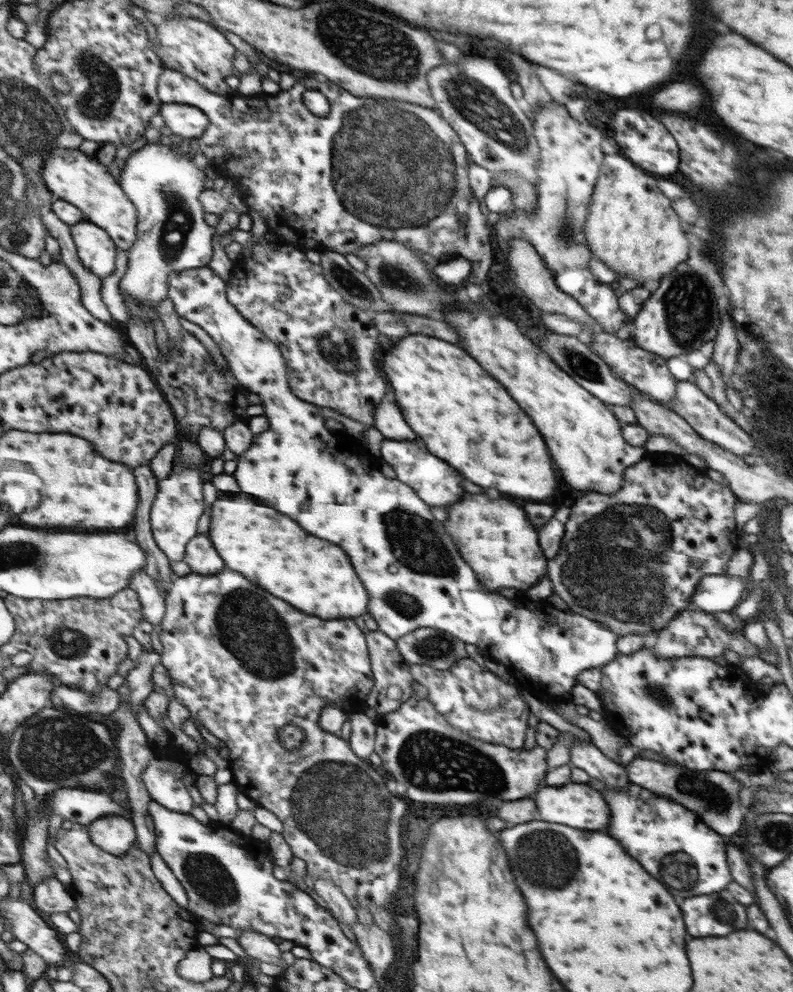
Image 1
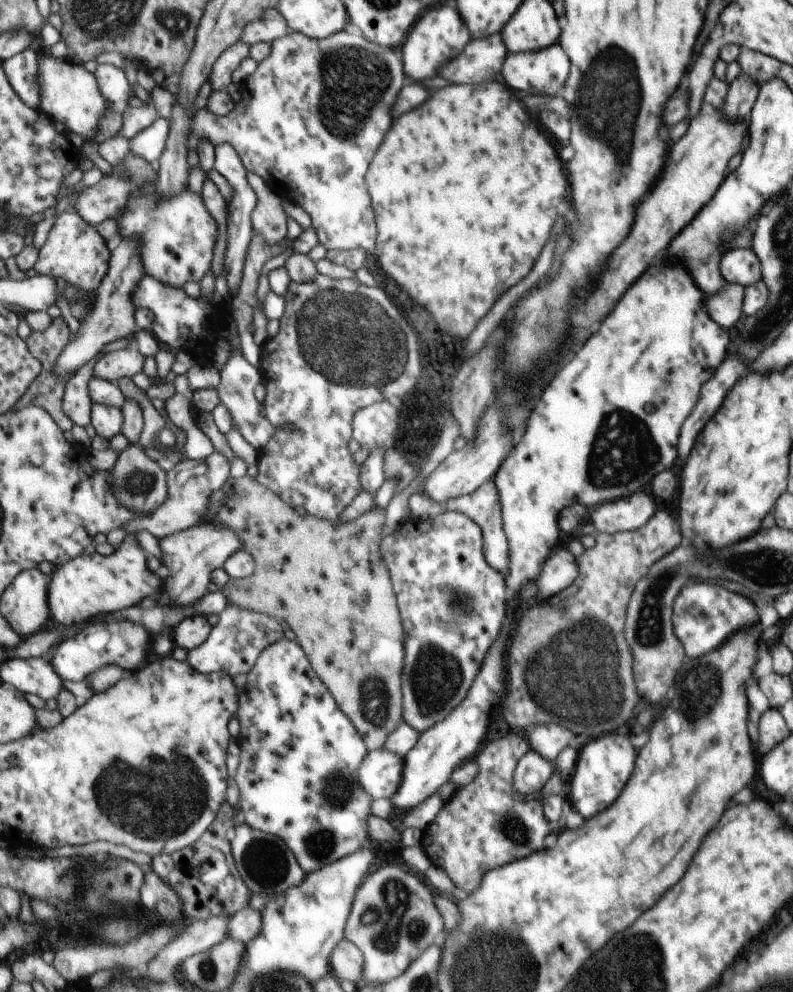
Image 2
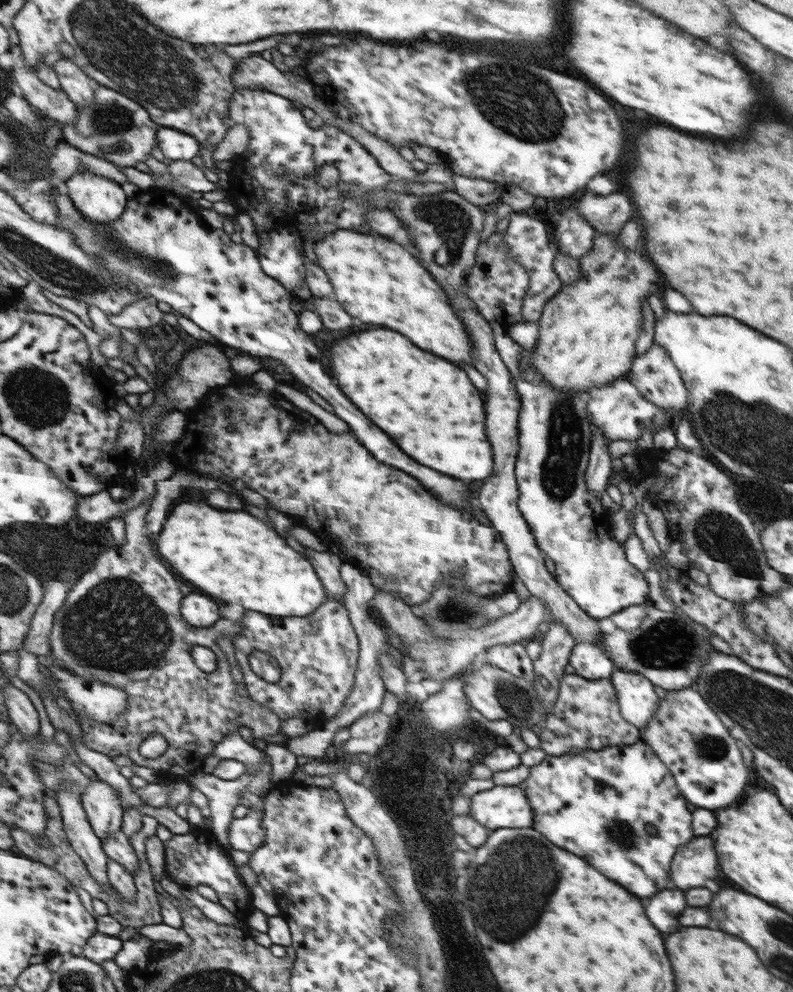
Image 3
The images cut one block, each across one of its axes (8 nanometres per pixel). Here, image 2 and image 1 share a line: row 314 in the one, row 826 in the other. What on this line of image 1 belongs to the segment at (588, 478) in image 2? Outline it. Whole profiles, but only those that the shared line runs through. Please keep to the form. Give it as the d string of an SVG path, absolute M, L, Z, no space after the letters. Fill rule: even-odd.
M630 783L627 792L607 790L607 800L611 800L611 836L651 872L657 880L663 880L671 892L679 898L689 898L697 894L711 894L733 882L726 860L726 840L699 820L698 813L683 808L671 799L657 796ZM667 858L667 862L663 862ZM679 858L679 862L677 862ZM687 862L695 870L687 870Z

